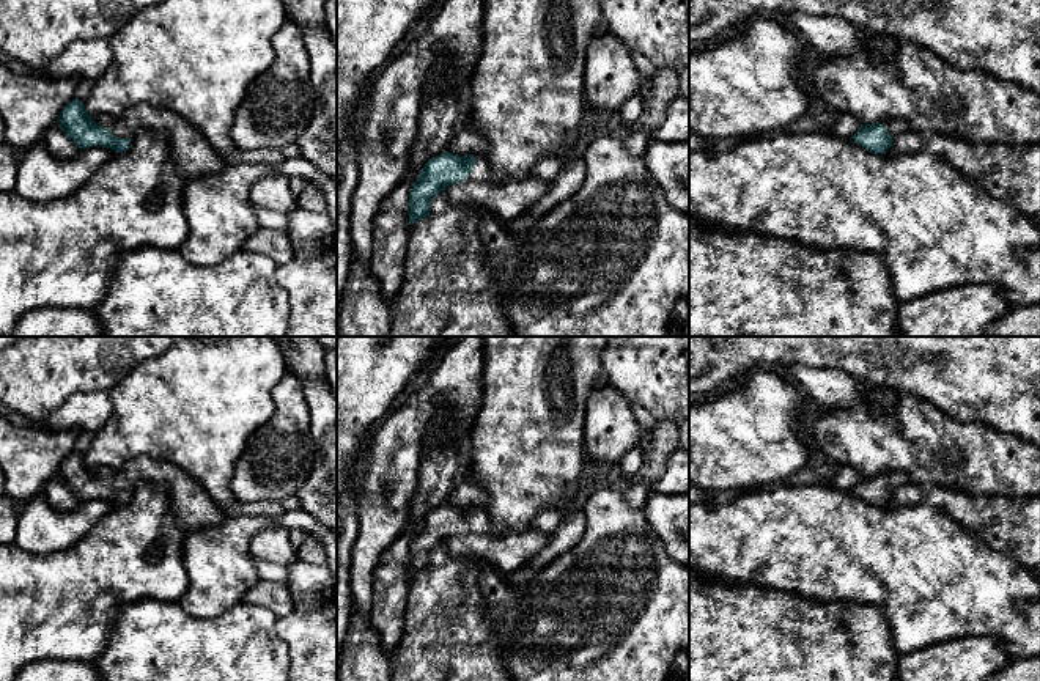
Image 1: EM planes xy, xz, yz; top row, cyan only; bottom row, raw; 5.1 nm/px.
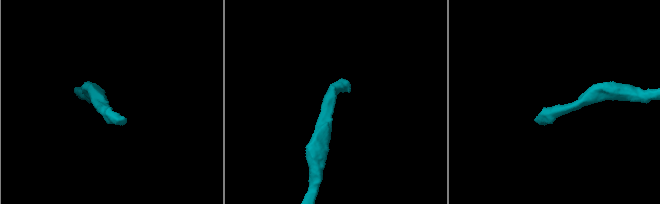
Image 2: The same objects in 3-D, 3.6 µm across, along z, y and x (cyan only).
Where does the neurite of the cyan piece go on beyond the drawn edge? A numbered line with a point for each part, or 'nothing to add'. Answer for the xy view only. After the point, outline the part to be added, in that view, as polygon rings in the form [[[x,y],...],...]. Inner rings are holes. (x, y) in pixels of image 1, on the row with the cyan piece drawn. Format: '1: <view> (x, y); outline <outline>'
1: xy (194, 156); outline [[[138,104],[120,118],[99,115],[96,124],[109,129],[116,138],[132,138],[138,129],[162,134],[170,143],[178,173],[189,181],[216,175],[227,167],[222,156],[195,126],[162,107]]]

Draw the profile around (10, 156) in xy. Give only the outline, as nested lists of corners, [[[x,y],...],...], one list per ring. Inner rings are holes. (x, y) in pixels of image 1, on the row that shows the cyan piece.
[[[5,140],[0,142],[0,190],[14,190],[20,153]]]

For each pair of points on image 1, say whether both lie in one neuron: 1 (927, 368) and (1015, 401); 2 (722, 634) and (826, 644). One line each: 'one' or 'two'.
1: one
2: one

